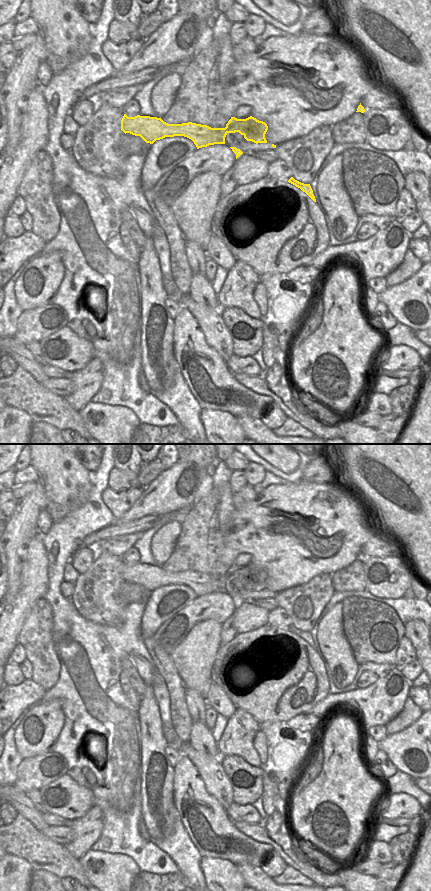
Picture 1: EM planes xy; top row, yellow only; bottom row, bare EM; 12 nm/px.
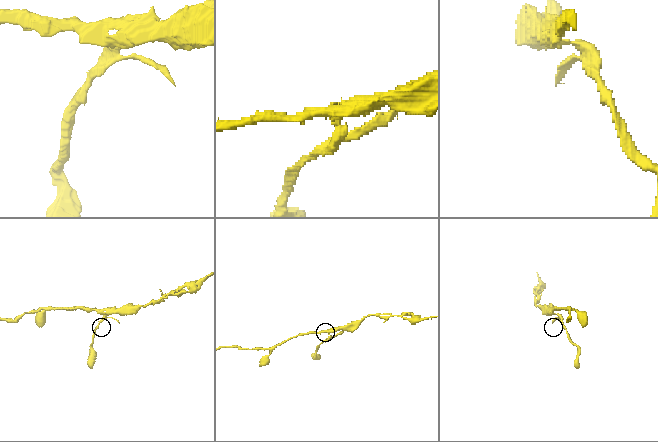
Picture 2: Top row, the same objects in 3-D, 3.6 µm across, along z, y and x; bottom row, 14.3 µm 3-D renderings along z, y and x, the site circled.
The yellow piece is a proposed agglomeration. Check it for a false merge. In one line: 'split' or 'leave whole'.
split

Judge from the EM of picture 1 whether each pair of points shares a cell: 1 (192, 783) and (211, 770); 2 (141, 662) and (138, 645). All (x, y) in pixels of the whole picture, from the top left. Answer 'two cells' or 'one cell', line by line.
1: two cells
2: two cells

